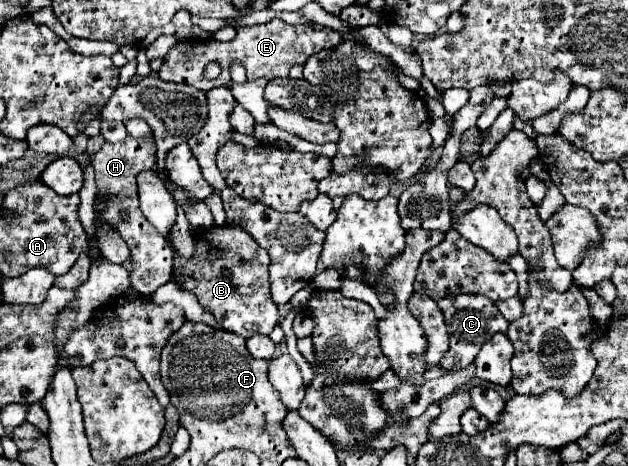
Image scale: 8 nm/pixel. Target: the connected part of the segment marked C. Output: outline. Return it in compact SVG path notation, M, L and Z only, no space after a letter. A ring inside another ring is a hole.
M445 297L445 299L437 301L437 305L445 315L447 331L451 337L451 347L445 353L445 357L441 359L443 369L457 369L457 367L469 365L477 357L481 345L485 341L489 341L489 337L493 337L493 333L507 333L509 323L501 317L495 303L489 301L487 297Z

